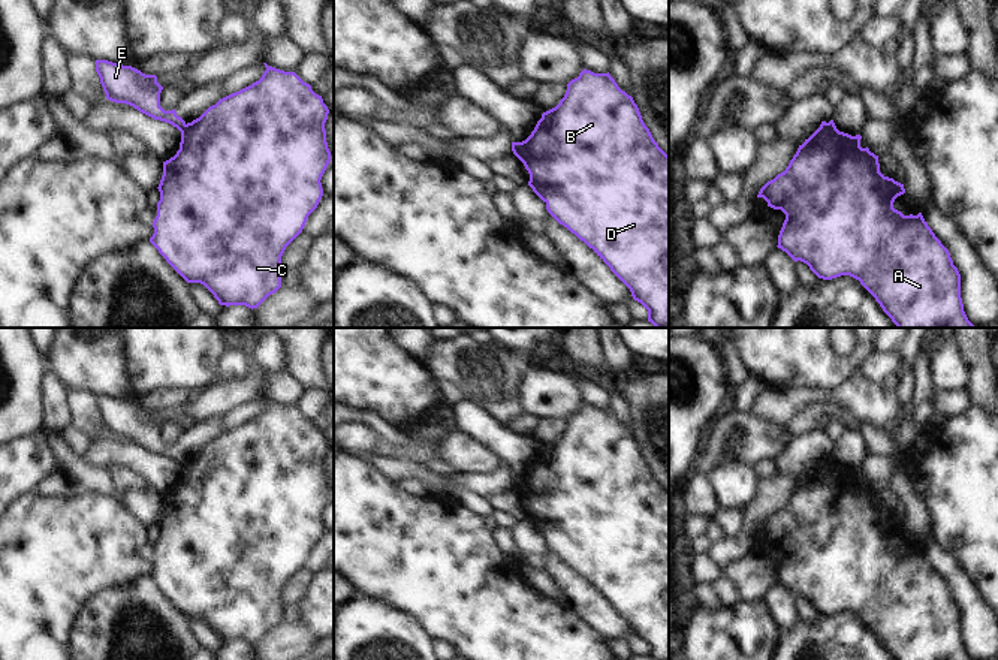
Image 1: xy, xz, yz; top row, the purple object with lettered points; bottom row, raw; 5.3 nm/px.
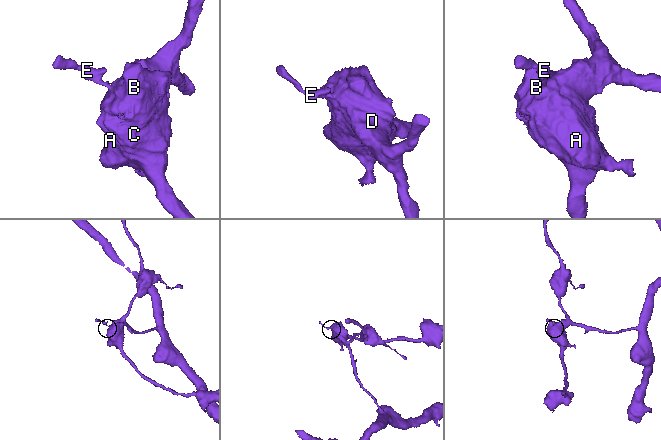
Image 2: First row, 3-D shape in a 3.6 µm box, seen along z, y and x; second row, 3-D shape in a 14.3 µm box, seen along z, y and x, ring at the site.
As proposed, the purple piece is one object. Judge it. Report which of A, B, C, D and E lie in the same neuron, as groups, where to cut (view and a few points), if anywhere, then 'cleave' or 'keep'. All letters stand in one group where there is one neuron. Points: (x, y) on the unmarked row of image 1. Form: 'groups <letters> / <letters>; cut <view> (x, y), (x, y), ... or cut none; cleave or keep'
groups A B C D / E; cut xy (186, 460), (180, 466); cleave

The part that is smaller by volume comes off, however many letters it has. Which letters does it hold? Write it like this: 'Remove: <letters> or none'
Remove: E

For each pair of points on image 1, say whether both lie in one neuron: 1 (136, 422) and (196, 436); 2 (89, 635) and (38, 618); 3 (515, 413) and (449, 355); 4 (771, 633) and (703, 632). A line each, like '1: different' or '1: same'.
1: same
2: different
3: same
4: same

